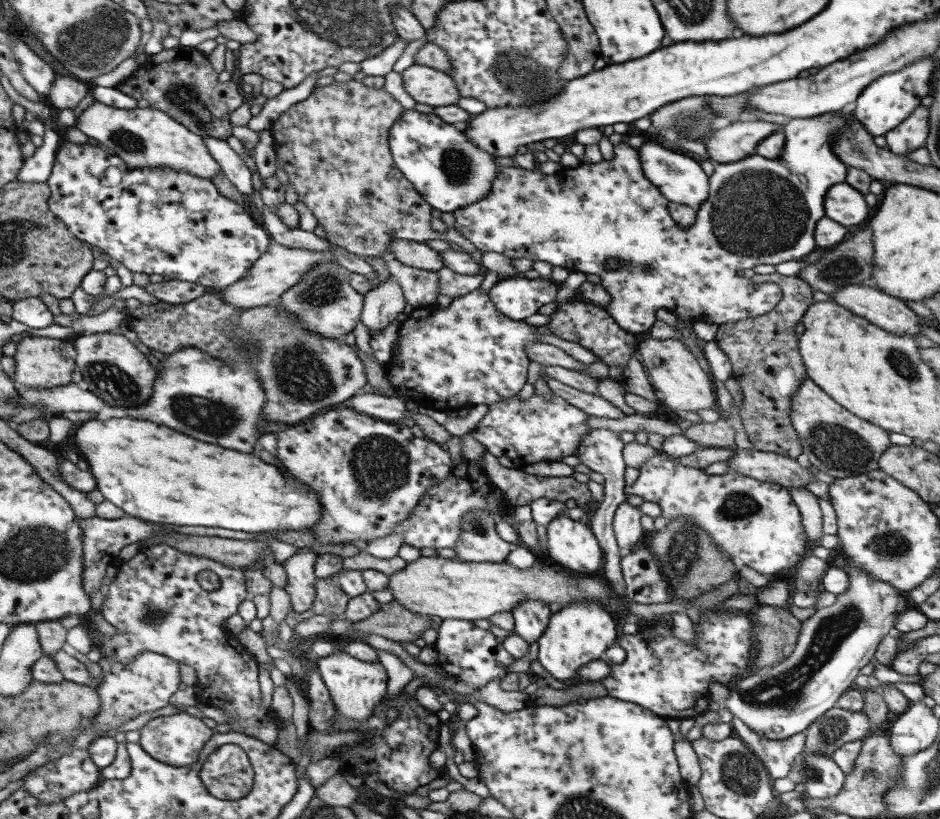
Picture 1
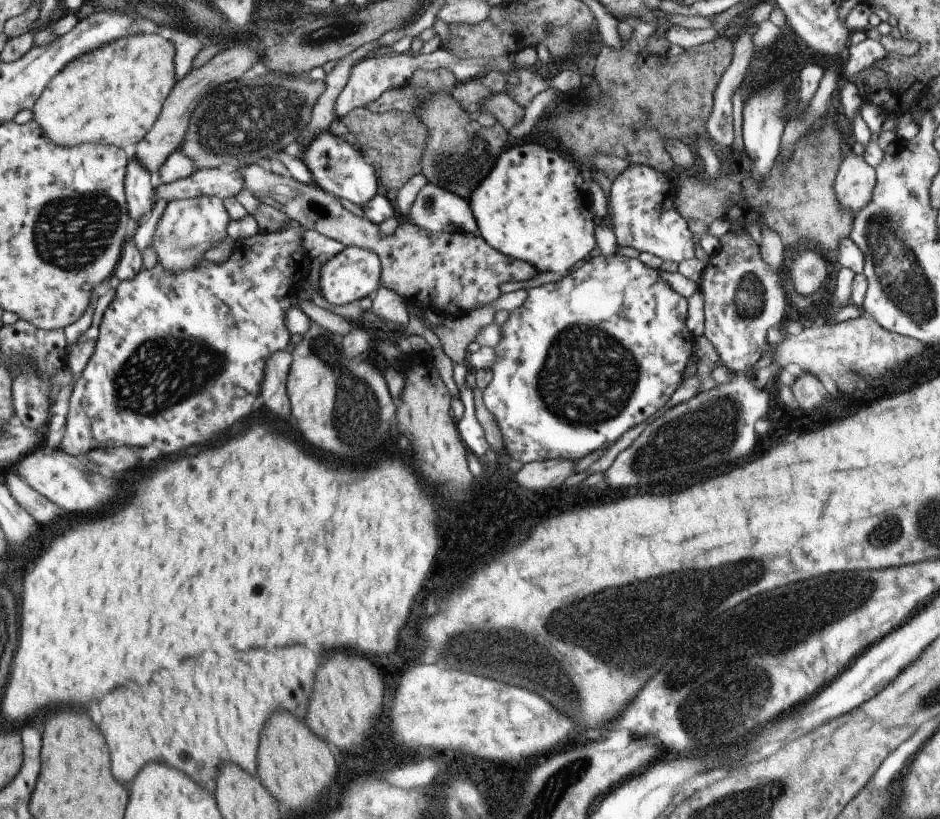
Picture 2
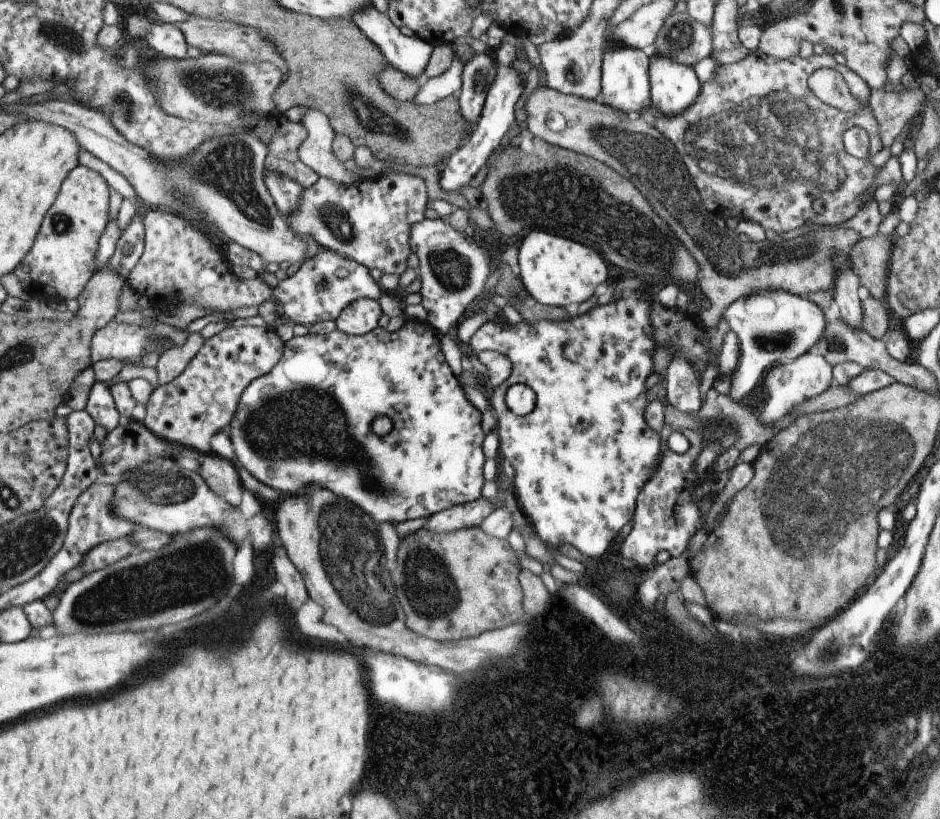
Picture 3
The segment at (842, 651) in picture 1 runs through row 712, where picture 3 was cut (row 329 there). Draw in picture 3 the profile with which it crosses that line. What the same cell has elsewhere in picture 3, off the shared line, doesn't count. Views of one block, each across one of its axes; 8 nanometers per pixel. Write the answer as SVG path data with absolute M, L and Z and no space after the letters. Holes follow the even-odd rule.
M771 287L734 300L723 311L721 318L727 320L730 330L737 336L739 357L731 372L728 397L738 402L760 384L760 378L773 365L788 363L813 349L825 328L825 317L812 301Z

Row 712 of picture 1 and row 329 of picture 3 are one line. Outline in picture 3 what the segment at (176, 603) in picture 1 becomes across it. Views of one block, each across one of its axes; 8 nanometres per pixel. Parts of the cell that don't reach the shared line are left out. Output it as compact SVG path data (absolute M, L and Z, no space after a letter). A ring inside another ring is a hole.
M240 326L225 328L205 339L185 369L164 385L157 385L146 400L142 425L163 441L193 452L209 452L210 440L227 428L245 387L279 364L284 342L273 328Z

